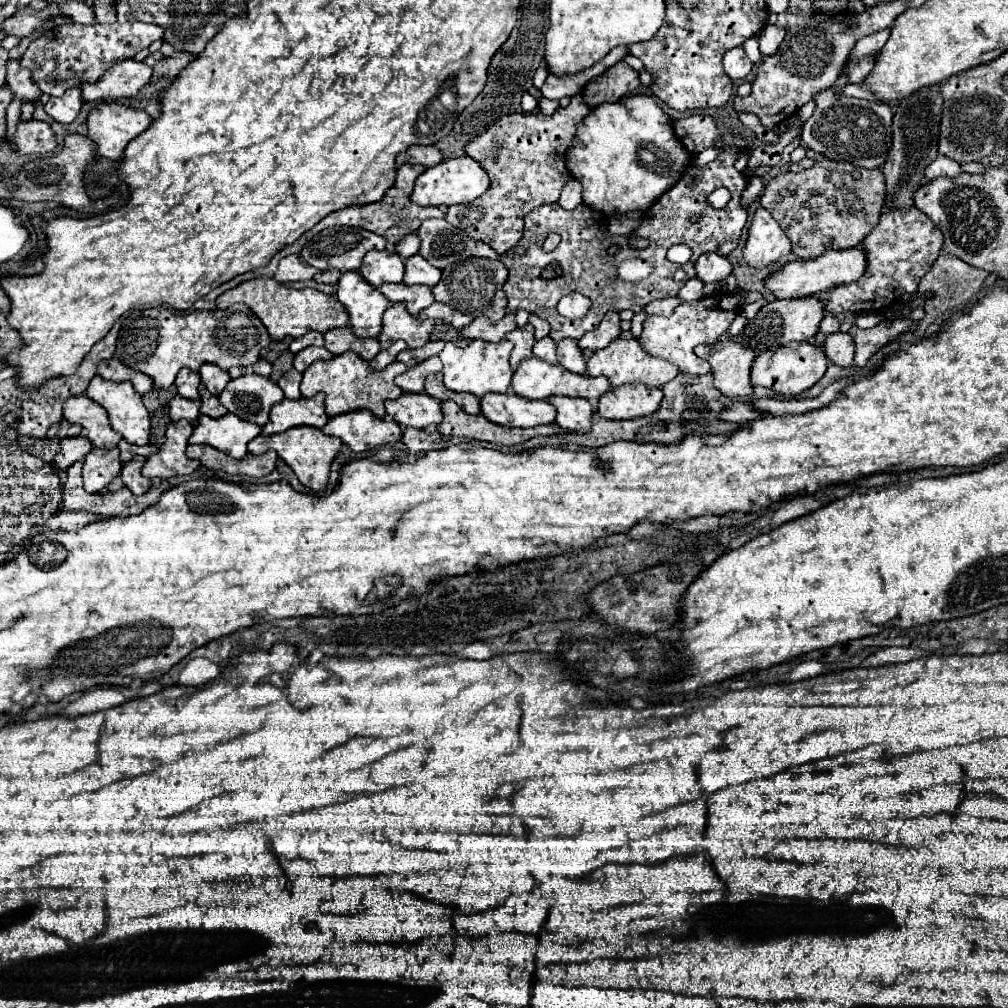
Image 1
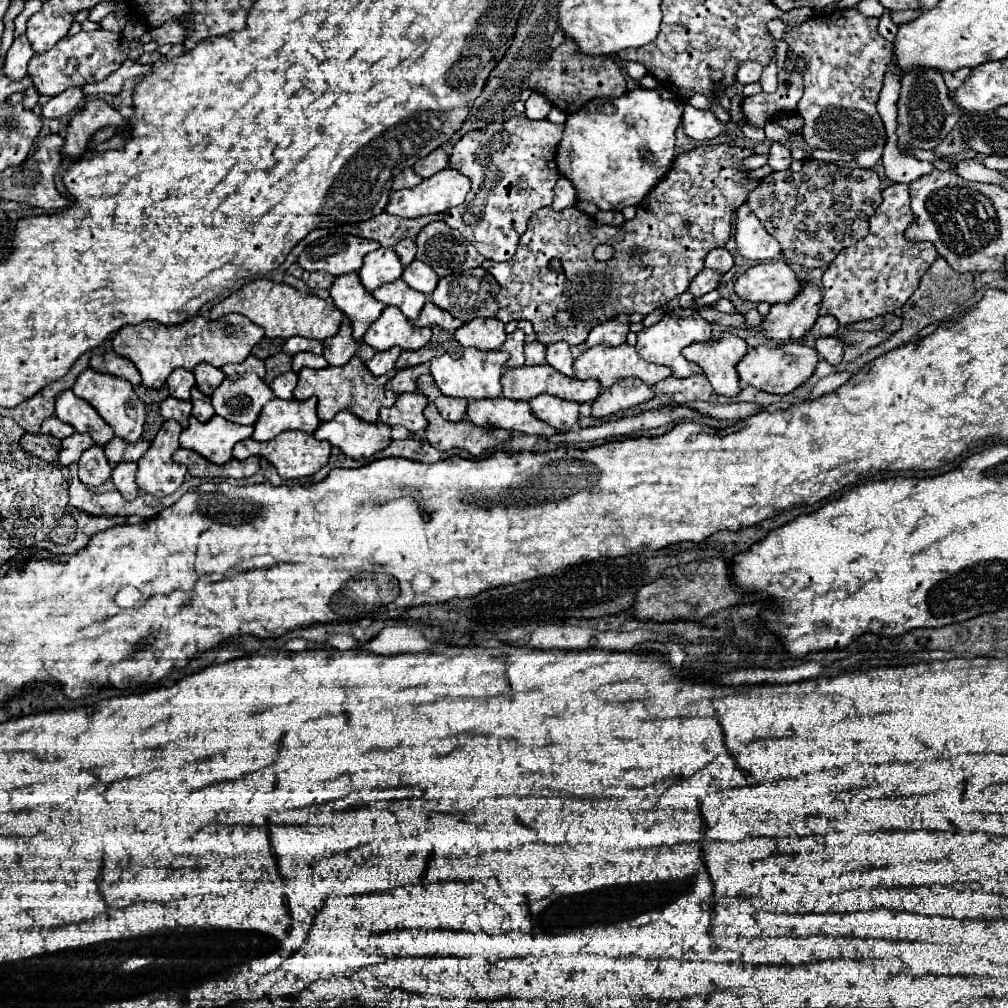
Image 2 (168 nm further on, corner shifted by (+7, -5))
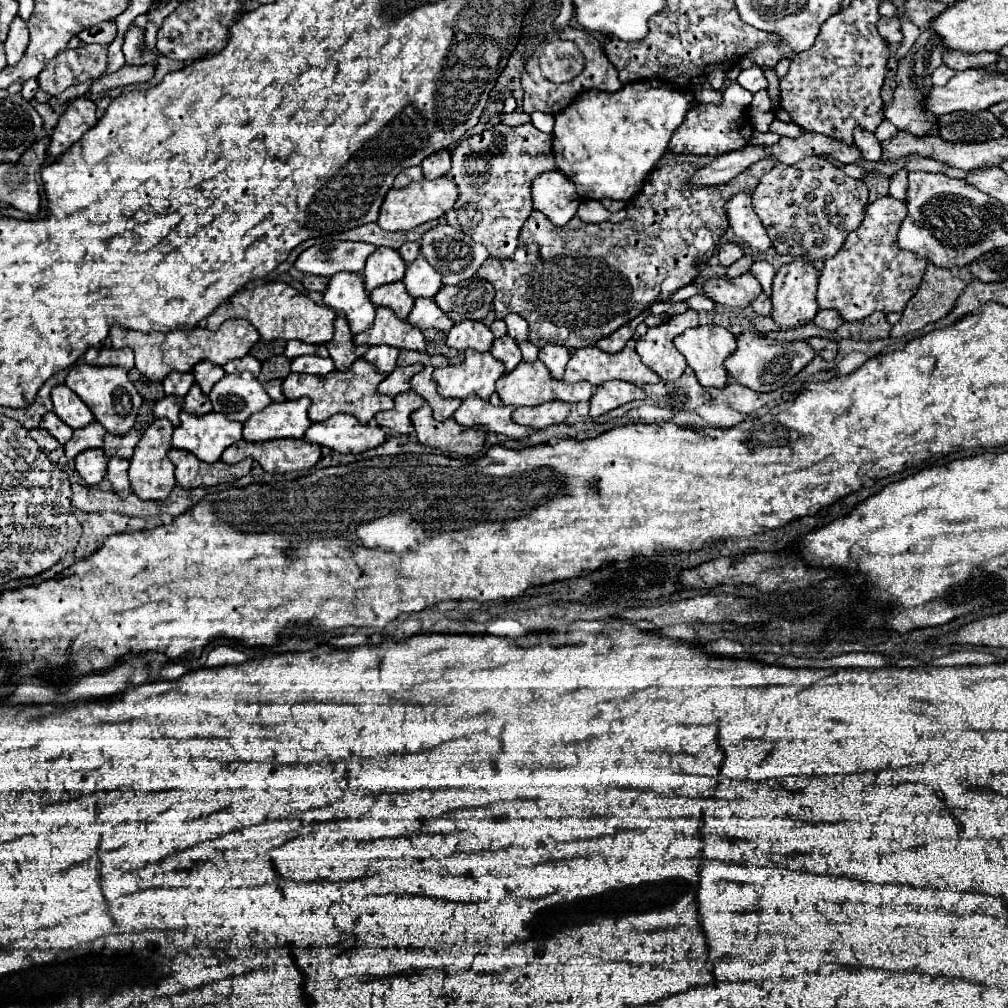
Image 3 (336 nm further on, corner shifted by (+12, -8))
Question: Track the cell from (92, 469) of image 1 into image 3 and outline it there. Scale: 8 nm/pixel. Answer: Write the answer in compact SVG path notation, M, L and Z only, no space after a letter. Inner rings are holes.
M102 448L84 450L76 458L76 470L88 486L96 486L106 476L106 456Z

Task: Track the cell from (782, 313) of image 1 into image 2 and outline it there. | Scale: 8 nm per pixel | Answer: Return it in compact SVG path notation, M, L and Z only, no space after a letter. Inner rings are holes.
M801 281L801 291L793 301L783 305L773 305L761 323L765 339L771 343L791 343L799 341L817 321L821 291L807 281Z

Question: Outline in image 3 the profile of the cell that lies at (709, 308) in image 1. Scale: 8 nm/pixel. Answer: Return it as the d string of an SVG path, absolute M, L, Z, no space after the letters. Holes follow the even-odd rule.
M686 310L684 314L672 316L672 318L668 318L664 324L660 324L660 326L656 326L656 328L648 328L646 334L638 338L636 352L638 352L638 356L642 358L642 362L644 362L650 370L654 370L662 380L678 380L678 378L684 374L684 370L686 370L686 360L684 360L684 358L680 356L680 352L676 350L674 338L676 338L678 334L682 334L684 330L688 330L688 328L698 328L698 326L700 326L700 324L698 324L698 312L696 312L696 310Z

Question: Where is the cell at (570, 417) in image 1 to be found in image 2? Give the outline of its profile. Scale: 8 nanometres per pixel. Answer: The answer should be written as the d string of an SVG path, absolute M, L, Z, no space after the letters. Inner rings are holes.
M539 395L529 401L533 417L545 421L547 425L561 429L563 433L573 429L579 421L579 405L573 401L565 401L555 395Z

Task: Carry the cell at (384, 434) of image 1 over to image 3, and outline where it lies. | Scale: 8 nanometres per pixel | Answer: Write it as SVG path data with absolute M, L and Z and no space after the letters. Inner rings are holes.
M336 414L326 422L312 424L304 438L340 454L362 454L380 446L386 440L386 434L380 426L364 426L350 414Z

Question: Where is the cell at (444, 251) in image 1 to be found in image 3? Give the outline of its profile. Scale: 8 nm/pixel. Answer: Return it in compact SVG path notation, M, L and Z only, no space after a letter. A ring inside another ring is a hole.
M438 224L422 234L420 254L430 262L430 266L436 272L440 272L442 284L458 284L462 280L472 278L476 274L476 270L482 266L482 262L488 258L488 252L482 244L476 244L474 240L470 240L470 236L466 236L464 232L460 232L448 224Z

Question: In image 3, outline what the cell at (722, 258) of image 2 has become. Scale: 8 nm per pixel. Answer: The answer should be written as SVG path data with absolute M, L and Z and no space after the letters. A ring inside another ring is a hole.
M724 244L724 246L720 246L720 250L718 250L718 260L720 260L720 264L722 266L730 266L730 264L734 264L738 258L742 258L742 248L738 246L738 244Z

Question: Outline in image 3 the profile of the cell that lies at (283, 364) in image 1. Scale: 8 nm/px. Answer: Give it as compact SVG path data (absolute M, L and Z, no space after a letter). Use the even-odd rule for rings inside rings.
M274 356L274 358L268 358L266 362L262 362L262 372L260 372L258 380L264 384L274 378L284 380L288 374L290 374L290 360L286 356Z

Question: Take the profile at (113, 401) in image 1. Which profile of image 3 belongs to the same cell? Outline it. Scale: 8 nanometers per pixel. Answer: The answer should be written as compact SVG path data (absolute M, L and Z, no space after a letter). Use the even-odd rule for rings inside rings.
M88 364L74 366L66 376L66 386L74 390L84 404L94 412L96 420L114 436L124 436L136 422L138 408L142 404L142 396L136 392L134 384L128 380L128 372L124 368L96 368Z

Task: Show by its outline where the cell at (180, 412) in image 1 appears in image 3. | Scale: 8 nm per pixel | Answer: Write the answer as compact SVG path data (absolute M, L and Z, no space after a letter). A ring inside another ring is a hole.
M166 396L162 400L156 402L154 406L154 416L156 418L168 418L174 426L180 424L180 412L182 412L182 404L184 404L184 398L178 398L178 396Z

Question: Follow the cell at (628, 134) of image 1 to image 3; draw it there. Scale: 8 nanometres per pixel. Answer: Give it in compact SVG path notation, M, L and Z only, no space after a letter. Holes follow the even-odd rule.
M630 82L612 94L600 90L582 92L566 110L554 116L556 118L556 126L552 132L554 162L564 172L564 176L574 182L576 192L582 198L586 200L610 198L630 202L634 196L638 196L656 162L666 152L672 132L678 128L678 124L682 124L692 98L694 94L688 88L686 92L682 92L682 88L670 88L670 84L652 88L644 82Z

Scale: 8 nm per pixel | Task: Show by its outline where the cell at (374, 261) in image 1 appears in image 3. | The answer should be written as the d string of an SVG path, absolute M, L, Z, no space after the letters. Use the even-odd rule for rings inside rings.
M376 248L376 252L370 254L366 260L364 286L368 292L372 292L372 288L402 280L404 270L406 270L406 264L396 250Z

